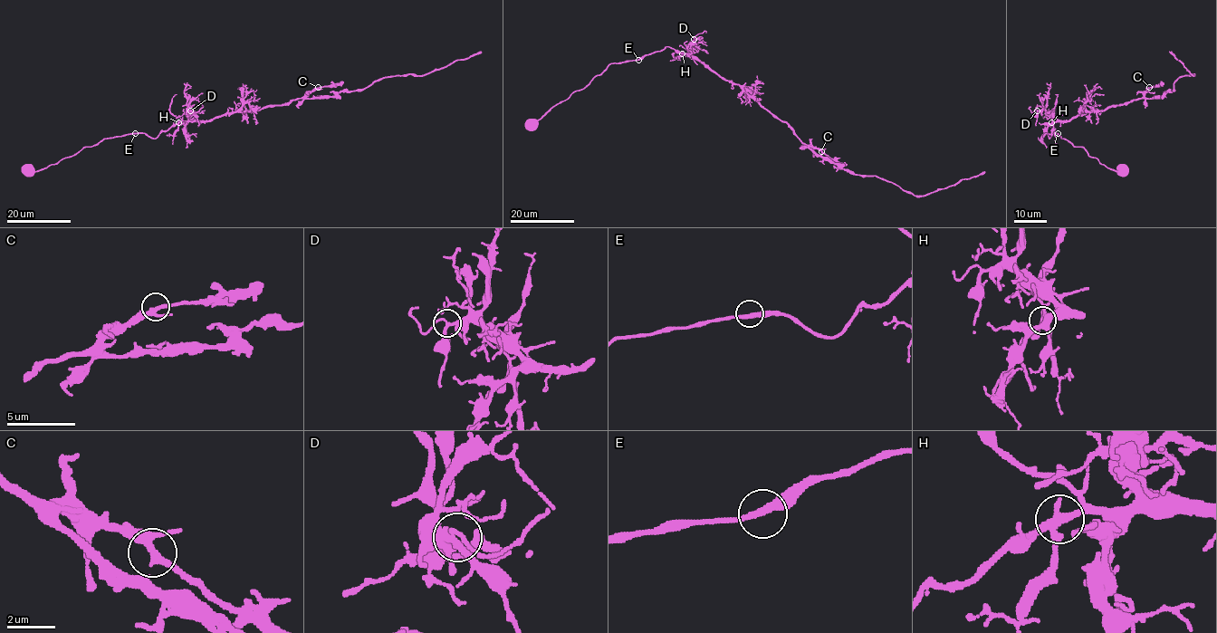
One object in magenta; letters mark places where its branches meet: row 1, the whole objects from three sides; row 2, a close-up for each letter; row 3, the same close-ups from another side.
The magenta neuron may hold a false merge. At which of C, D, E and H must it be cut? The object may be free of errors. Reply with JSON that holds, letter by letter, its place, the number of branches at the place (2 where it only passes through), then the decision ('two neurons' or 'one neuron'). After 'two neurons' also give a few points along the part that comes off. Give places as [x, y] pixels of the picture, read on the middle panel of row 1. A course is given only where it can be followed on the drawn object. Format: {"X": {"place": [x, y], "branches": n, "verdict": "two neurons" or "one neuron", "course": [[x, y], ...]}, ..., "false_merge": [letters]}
{"C": {"place": [821, 151], "branches": 3, "verdict": "one neuron"}, "D": {"place": [694, 39], "branches": 3, "verdict": "one neuron"}, "E": {"place": [638, 60], "branches": 2, "verdict": "one neuron"}, "H": {"place": [682, 53], "branches": 3, "verdict": "one neuron"}, "false_merge": []}

